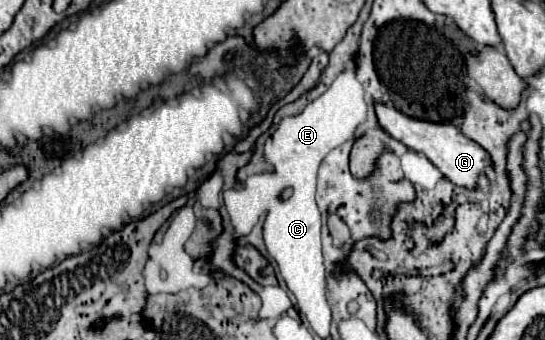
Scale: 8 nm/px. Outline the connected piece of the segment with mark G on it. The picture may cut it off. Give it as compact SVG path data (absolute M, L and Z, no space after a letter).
M382 103L376 105L376 115L378 115L380 127L386 133L390 133L394 139L402 141L406 147L410 147L418 153L424 153L442 171L442 175L458 187L476 189L480 177L486 175L486 171L494 167L490 153L486 149L482 149L476 141L468 139L460 131L460 127L456 127L452 123L432 123L432 121L412 119L412 117L404 115L402 111L392 109L388 105L382 105Z

